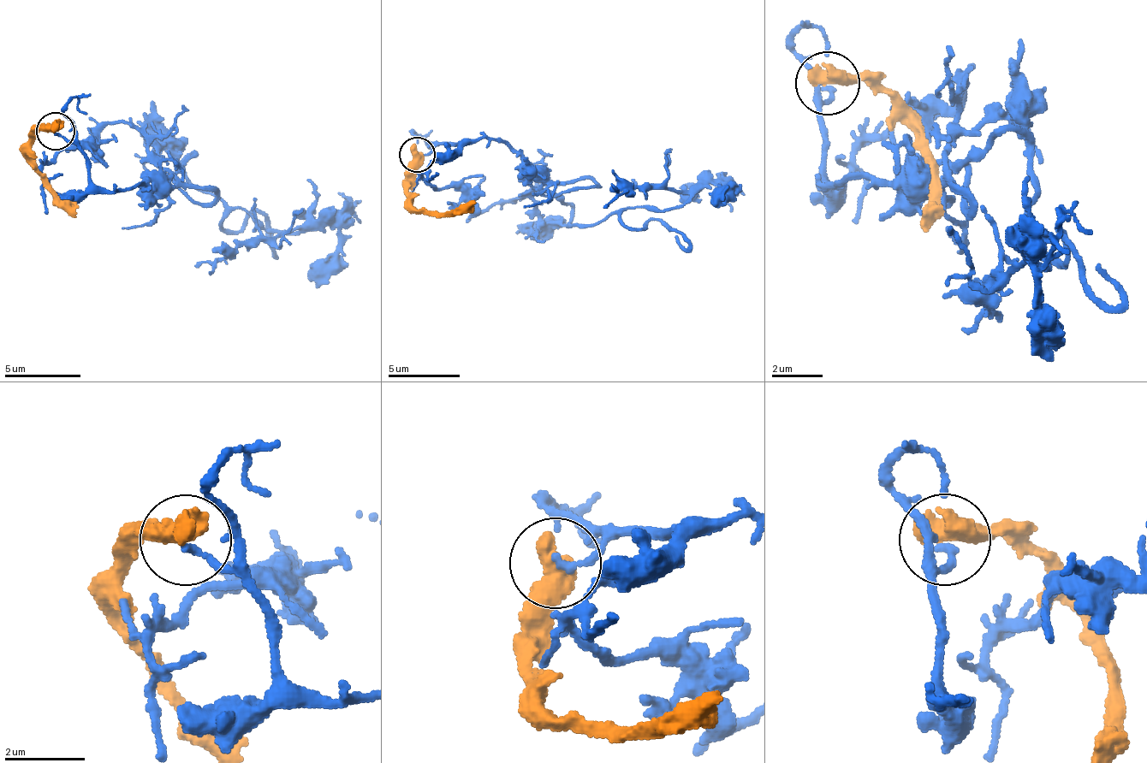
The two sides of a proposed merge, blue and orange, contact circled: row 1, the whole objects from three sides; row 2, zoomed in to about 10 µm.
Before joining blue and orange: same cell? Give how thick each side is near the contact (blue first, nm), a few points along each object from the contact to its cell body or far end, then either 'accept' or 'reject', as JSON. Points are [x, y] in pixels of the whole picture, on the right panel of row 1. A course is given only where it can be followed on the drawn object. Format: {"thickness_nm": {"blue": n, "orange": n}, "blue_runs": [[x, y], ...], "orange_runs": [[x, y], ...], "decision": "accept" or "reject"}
{"thickness_nm": {"blue": 190, "orange": 650}, "blue_runs": [[825, 85], [828, 183], [916, 178], [1013, 127], [1029, 146], [1022, 219], [1048, 265], [1033, 260], [1053, 362]], "orange_runs": [[825, 85], [878, 78], [912, 115], [936, 213], [924, 233]], "decision": "reject"}

